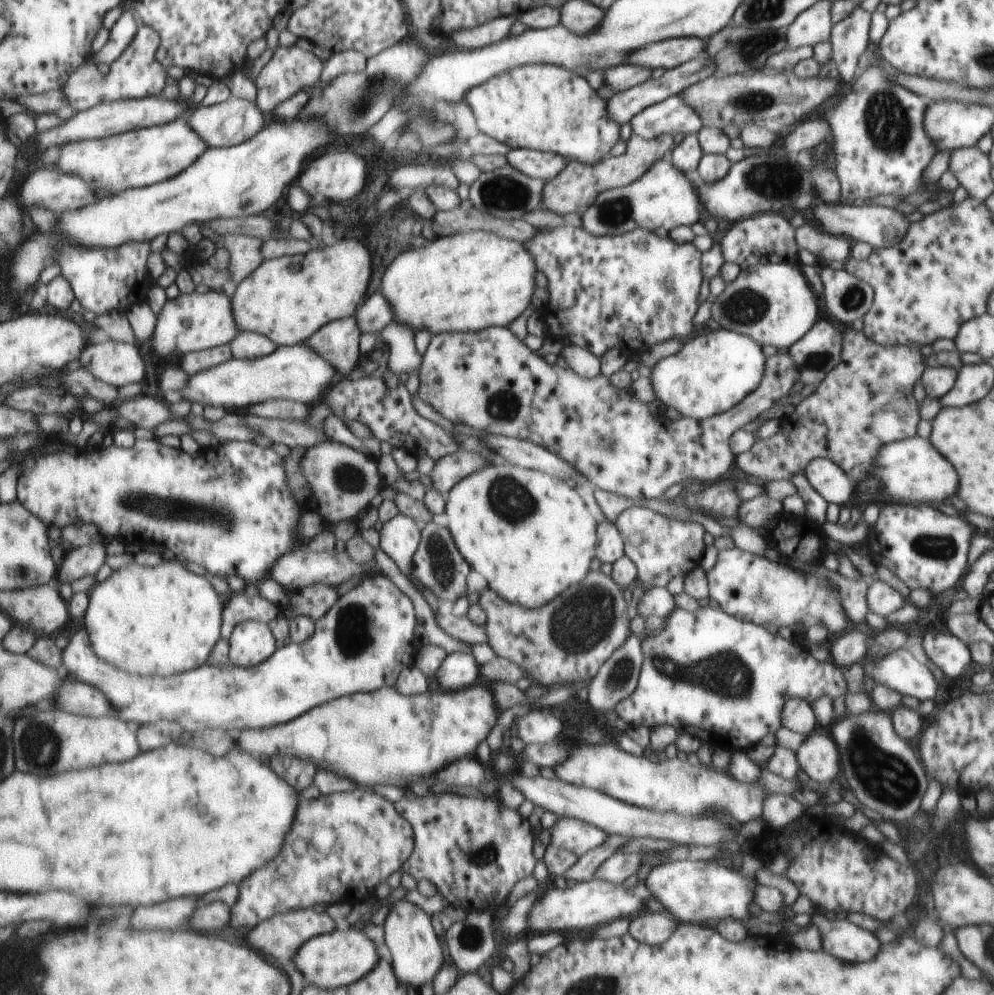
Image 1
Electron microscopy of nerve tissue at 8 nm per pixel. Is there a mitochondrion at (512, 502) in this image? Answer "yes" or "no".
yes

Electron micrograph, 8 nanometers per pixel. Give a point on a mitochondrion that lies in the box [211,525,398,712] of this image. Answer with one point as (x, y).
(356, 624)

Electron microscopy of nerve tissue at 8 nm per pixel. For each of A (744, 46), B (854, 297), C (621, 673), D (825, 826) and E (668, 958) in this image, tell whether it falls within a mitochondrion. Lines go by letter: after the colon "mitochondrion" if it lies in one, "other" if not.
A: mitochondrion
B: mitochondrion
C: mitochondrion
D: other
E: other

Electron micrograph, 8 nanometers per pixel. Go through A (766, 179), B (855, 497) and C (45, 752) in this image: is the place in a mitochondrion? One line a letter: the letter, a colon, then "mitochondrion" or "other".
A: mitochondrion
B: other
C: mitochondrion

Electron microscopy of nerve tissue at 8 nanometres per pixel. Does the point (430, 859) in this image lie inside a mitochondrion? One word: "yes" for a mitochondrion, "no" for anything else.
no

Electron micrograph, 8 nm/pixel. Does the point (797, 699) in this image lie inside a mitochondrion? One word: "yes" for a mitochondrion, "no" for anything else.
no

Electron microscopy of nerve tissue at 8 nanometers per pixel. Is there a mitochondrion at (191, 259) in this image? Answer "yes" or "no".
no

